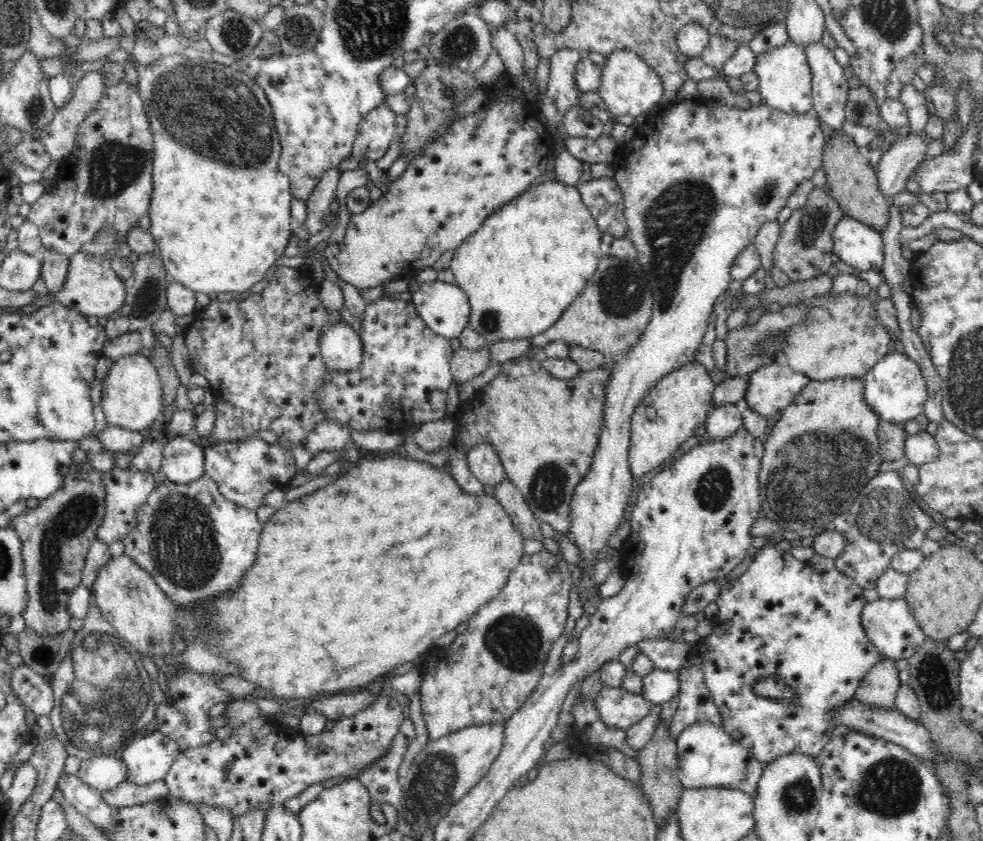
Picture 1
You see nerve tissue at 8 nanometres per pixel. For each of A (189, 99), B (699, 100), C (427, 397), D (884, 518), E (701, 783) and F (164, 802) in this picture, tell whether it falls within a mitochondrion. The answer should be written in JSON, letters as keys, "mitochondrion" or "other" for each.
{"A":"mitochondrion","B":"other","C":"other","D":"mitochondrion","E":"other","F":"other"}

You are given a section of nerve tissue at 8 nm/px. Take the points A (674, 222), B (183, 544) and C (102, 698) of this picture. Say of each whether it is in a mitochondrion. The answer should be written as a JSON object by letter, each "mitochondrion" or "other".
{"A":"mitochondrion","B":"mitochondrion","C":"mitochondrion"}

